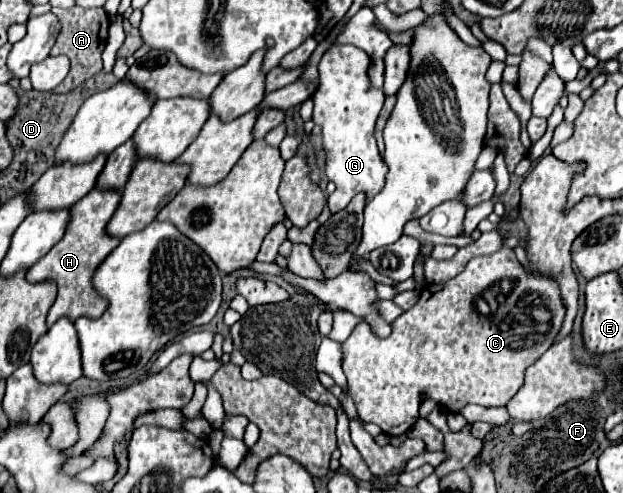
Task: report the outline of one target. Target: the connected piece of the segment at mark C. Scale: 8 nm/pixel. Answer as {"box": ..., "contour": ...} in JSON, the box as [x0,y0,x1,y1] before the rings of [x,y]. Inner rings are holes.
{"box":[342,245,564,437],"contour":[[[506,245],[494,253],[494,255],[488,255],[488,257],[476,257],[476,259],[470,259],[468,265],[464,267],[462,273],[458,273],[456,277],[448,279],[446,283],[442,285],[426,285],[422,291],[420,291],[420,299],[414,307],[410,307],[408,311],[404,311],[400,317],[396,317],[390,327],[390,335],[388,337],[378,337],[374,333],[374,329],[362,321],[354,327],[354,331],[350,333],[350,337],[344,341],[344,361],[342,361],[342,369],[344,369],[344,375],[348,379],[348,389],[350,389],[350,395],[352,395],[352,401],[358,409],[358,415],[364,419],[364,421],[370,421],[370,423],[376,423],[386,435],[392,435],[392,437],[398,437],[398,435],[404,435],[412,429],[412,425],[418,421],[420,417],[420,403],[424,397],[432,397],[440,407],[444,407],[448,413],[458,413],[462,407],[466,407],[468,403],[476,403],[476,405],[484,405],[484,407],[500,407],[500,405],[506,405],[514,395],[516,391],[522,387],[524,383],[524,371],[538,361],[538,357],[554,343],[554,337],[562,325],[562,317],[564,317],[564,309],[562,309],[562,299],[560,299],[560,293],[558,293],[558,285],[554,285],[554,281],[546,281],[544,277],[526,277],[526,273],[522,273],[522,267],[514,255],[512,249],[508,249]],[[502,279],[510,279],[514,283],[512,291],[510,293],[502,293],[500,291],[500,283]]]}

